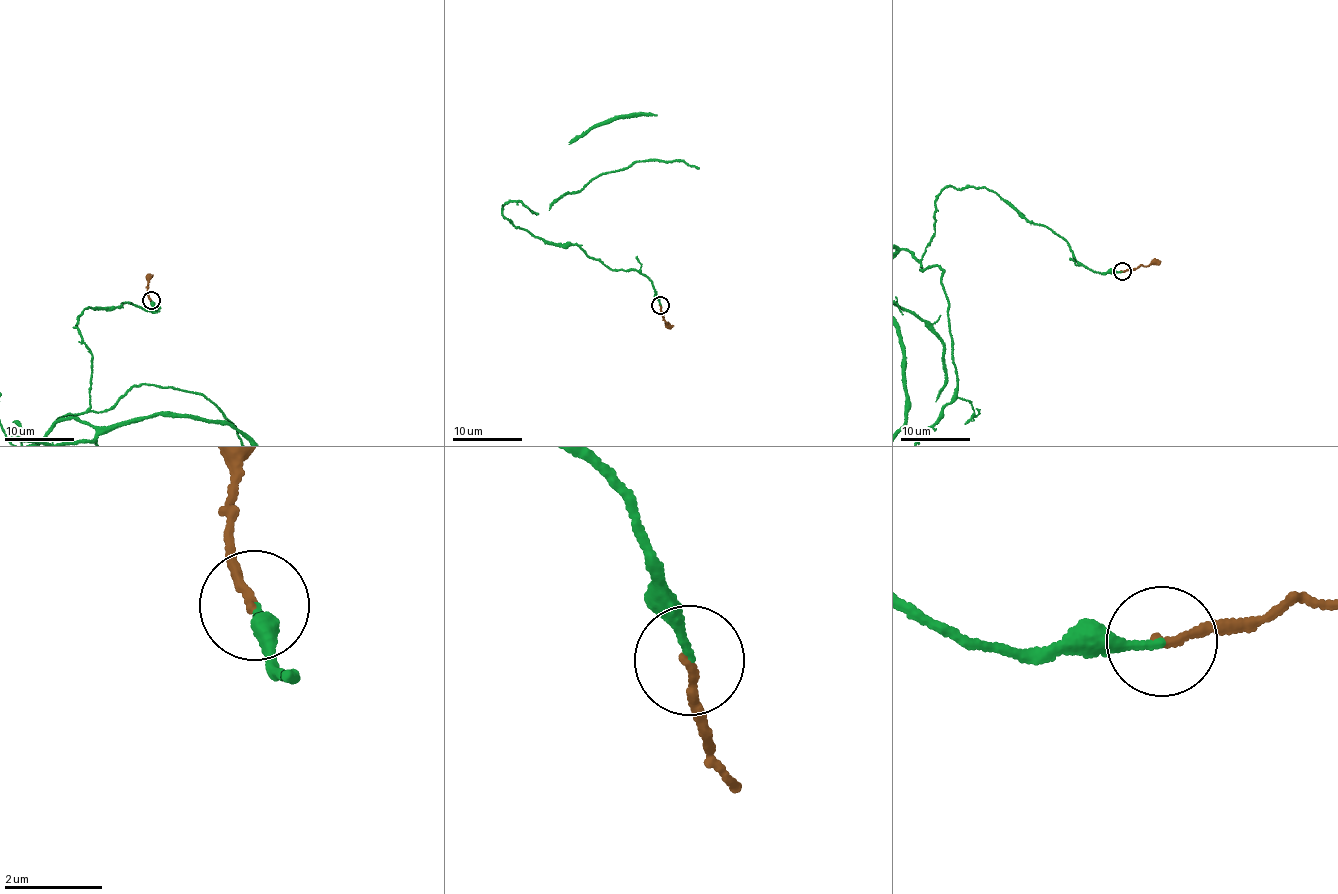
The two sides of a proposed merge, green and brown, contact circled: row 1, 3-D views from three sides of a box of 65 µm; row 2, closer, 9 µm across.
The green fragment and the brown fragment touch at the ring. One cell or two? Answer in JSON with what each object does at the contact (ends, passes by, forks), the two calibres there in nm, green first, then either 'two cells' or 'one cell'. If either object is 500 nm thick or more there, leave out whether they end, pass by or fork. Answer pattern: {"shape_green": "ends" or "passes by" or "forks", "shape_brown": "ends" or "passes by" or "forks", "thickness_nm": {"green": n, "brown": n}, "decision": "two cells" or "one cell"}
{"shape_green": "ends", "shape_brown": "ends", "thickness_nm": {"green": 170, "brown": 190}, "decision": "one cell"}

